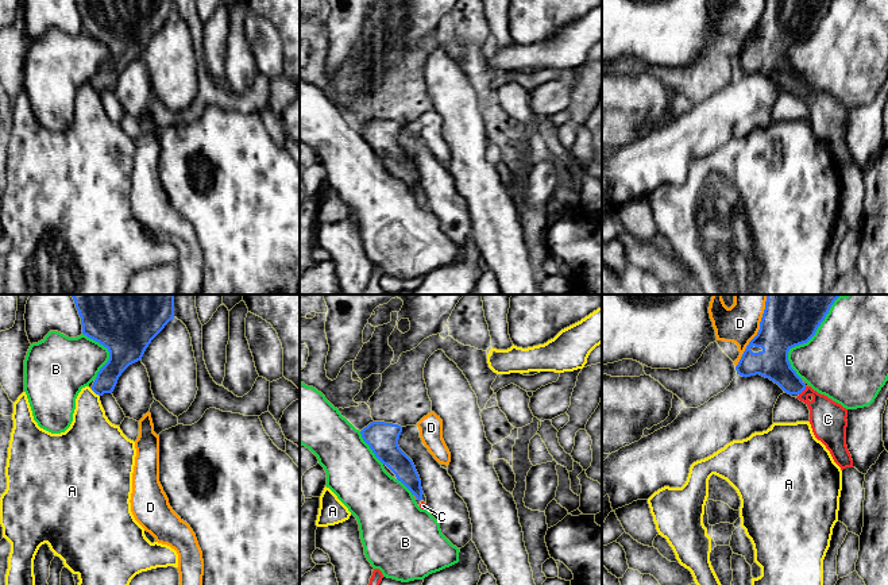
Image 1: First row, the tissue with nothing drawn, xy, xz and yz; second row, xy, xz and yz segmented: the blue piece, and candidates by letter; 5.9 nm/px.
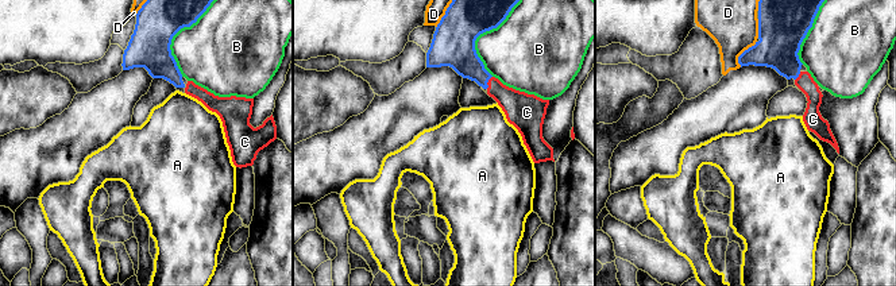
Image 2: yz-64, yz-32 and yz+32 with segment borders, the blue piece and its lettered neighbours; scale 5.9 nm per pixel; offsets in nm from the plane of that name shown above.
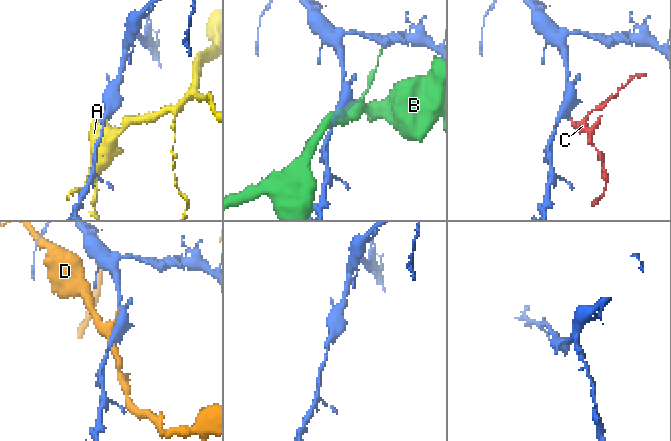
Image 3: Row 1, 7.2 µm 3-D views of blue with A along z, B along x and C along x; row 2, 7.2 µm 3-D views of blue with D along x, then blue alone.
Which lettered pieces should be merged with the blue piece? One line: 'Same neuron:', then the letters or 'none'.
Same neuron: C

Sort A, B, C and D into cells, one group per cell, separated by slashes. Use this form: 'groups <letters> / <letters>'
groups A / B / C / D

